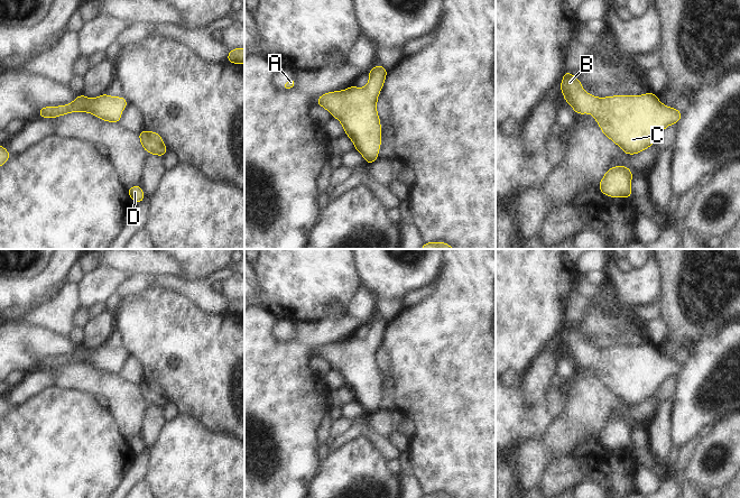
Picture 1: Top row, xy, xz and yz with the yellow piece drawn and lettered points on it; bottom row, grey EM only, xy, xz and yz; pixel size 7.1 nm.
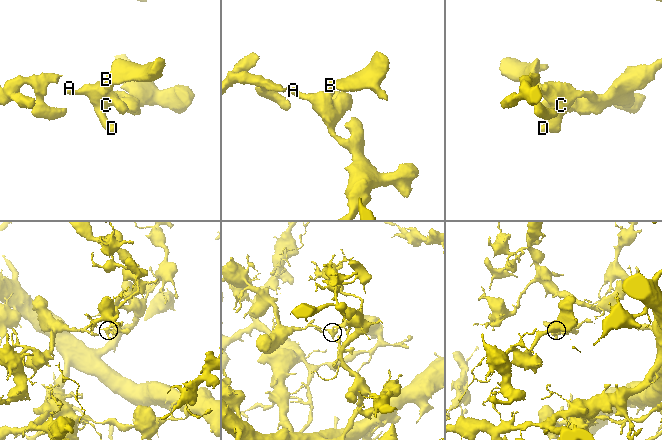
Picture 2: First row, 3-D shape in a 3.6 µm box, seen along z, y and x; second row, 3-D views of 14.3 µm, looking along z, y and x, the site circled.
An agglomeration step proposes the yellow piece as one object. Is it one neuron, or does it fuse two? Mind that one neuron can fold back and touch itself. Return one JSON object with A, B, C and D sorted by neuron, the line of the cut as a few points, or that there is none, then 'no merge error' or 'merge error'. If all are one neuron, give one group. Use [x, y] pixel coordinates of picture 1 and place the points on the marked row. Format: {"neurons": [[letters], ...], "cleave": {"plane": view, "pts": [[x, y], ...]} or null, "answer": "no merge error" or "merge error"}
{"neurons": [["A", "B", "C", "D"]], "cleave": null, "answer": "no merge error"}

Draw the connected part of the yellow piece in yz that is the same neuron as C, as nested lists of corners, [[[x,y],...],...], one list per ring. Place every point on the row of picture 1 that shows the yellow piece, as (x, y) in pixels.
[[[570,71],[563,74],[559,90],[576,114],[592,112],[603,135],[627,155],[653,146],[662,131],[683,116],[676,108],[664,105],[651,91],[644,95],[592,96]]]

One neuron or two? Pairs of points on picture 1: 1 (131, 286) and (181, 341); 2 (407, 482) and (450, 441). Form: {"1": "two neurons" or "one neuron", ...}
{"1": "two neurons", "2": "two neurons"}

